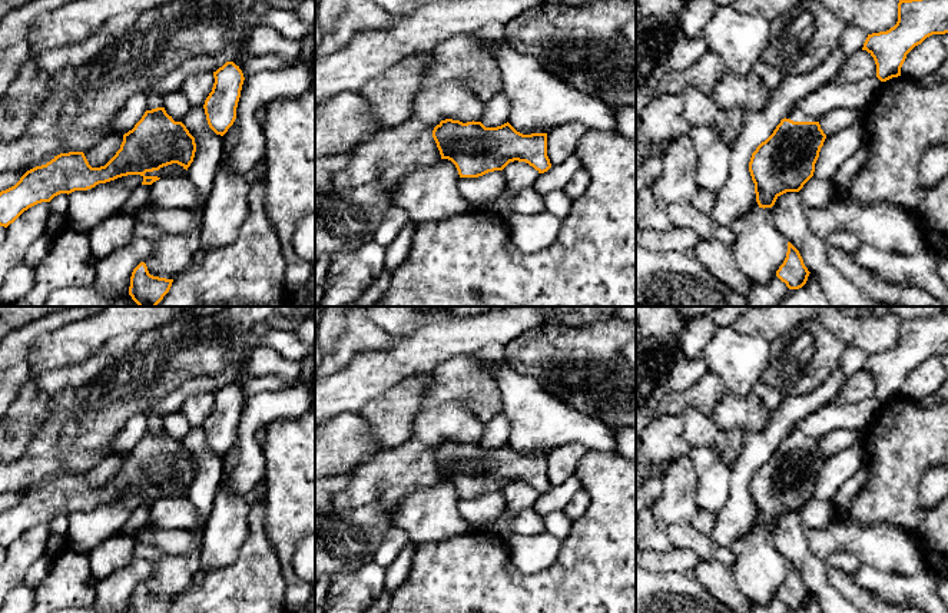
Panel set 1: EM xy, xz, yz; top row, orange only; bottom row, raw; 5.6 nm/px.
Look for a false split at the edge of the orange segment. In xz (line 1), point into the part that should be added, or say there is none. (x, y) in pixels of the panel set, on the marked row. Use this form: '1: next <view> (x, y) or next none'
1: next none

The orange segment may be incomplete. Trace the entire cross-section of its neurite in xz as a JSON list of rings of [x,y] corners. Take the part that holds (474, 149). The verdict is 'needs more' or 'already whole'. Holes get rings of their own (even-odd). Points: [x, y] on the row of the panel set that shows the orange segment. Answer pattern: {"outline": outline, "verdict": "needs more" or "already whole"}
{"outline": [[[445,119],[432,130],[441,159],[451,160],[460,178],[478,178],[503,170],[518,160],[533,166],[538,173],[551,168],[547,156],[547,133],[523,135],[508,122],[485,127],[481,122]]], "verdict": "already whole"}

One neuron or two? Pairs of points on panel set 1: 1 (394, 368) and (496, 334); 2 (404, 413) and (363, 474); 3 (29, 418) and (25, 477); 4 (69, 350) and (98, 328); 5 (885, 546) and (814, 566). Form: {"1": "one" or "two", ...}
{"1": "one", "2": "two", "3": "two", "4": "one", "5": "two"}

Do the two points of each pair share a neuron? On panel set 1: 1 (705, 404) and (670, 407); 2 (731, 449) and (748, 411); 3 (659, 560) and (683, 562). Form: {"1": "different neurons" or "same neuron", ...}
{"1": "same neuron", "2": "different neurons", "3": "same neuron"}

